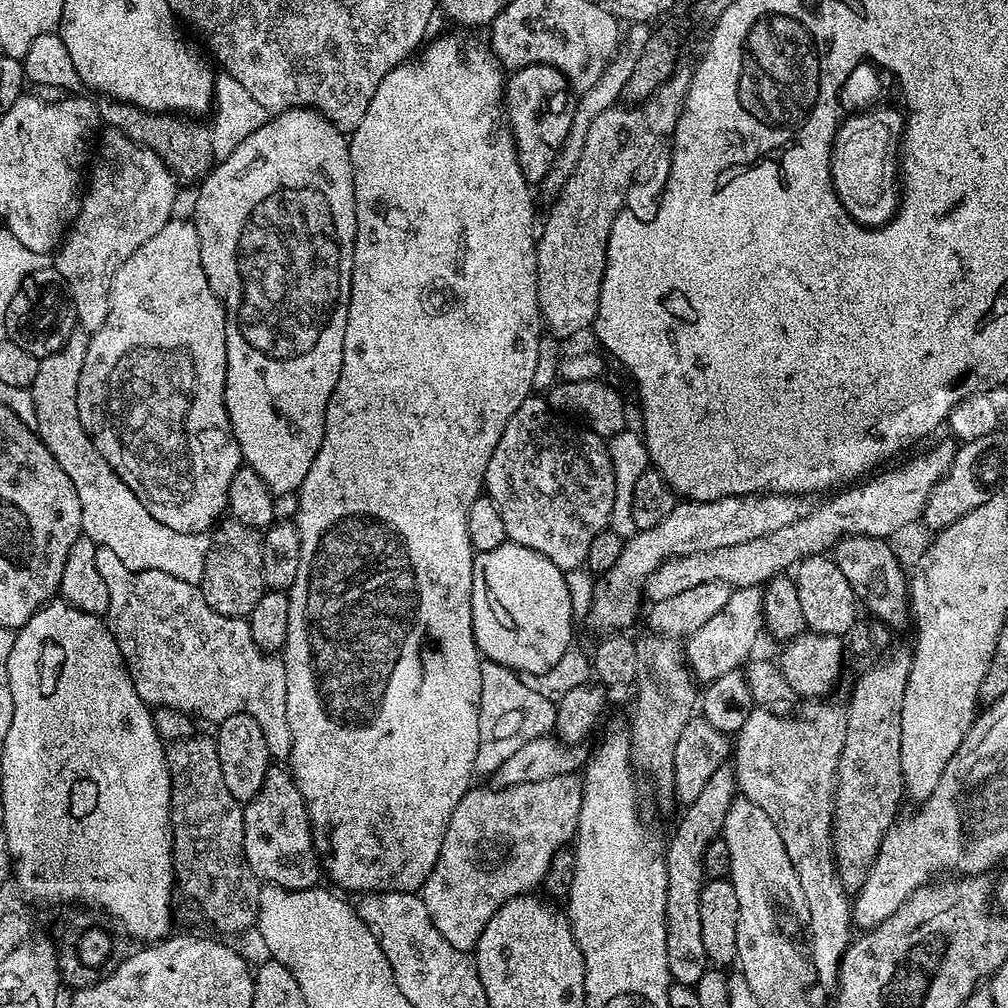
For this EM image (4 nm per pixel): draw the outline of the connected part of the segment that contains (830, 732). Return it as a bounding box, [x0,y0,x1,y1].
[734,702,854,1005]

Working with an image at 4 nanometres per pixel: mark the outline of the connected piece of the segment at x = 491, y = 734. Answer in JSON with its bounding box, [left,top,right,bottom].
[476,659,556,774]

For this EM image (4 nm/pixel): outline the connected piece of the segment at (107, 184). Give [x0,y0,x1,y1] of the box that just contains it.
[54,128,178,334]

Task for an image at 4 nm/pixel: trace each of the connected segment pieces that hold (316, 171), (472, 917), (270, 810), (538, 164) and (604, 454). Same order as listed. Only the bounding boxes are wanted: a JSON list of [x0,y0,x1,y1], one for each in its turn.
[[194,108,356,498],[422,774,584,953],[244,767,322,890],[502,64,576,185],[483,395,614,570]]

